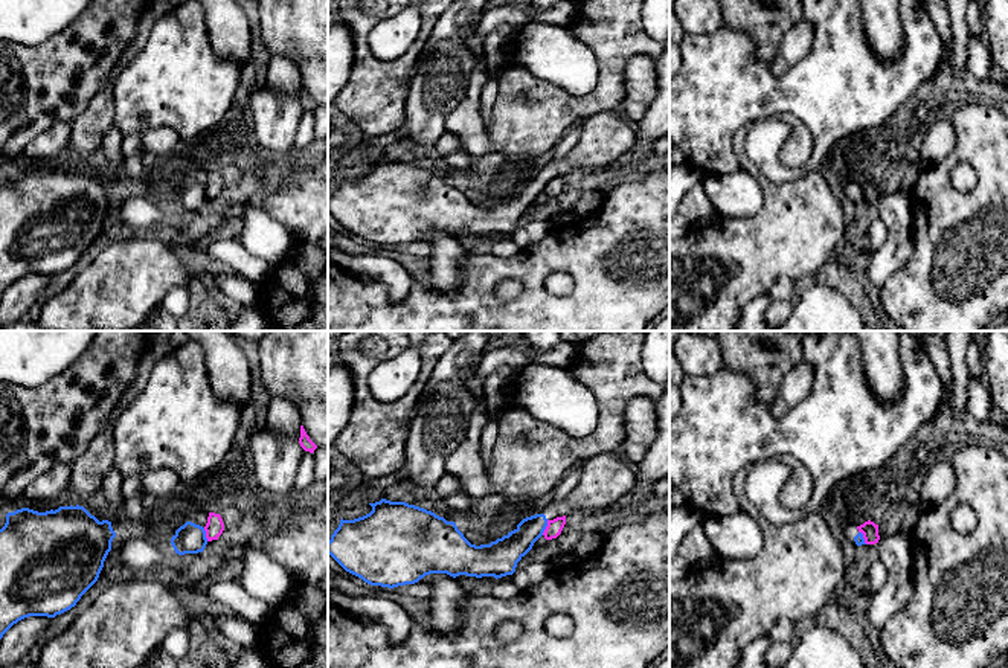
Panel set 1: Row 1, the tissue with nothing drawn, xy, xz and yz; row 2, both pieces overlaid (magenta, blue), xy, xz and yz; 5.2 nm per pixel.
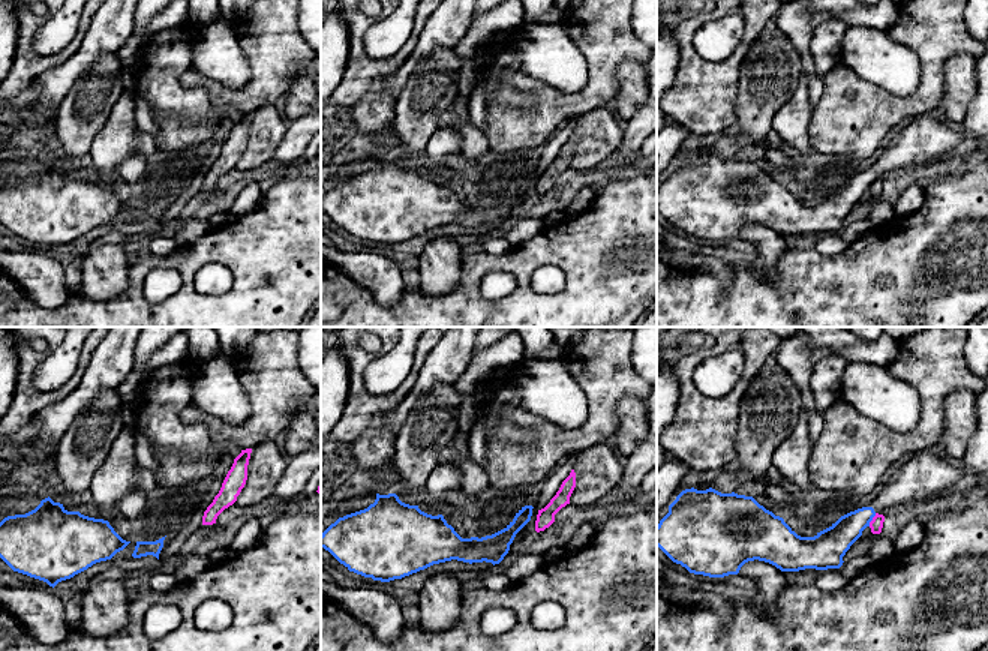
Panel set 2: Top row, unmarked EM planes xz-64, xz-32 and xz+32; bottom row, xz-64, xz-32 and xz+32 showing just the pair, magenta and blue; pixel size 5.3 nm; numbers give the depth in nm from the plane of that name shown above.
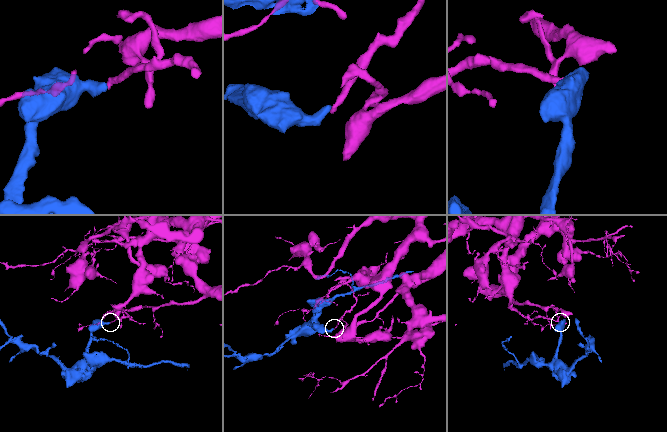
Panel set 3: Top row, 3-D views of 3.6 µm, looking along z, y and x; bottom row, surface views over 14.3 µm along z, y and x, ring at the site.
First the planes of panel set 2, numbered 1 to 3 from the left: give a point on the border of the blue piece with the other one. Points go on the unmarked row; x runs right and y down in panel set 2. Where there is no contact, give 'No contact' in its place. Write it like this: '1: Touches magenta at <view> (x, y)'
1: No contact
2: No contact
3: Touches magenta at xz+32 (873, 183)

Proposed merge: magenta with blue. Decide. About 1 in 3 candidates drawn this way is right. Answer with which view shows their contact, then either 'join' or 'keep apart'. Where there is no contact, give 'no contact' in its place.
meets magenta in xz; keep apart

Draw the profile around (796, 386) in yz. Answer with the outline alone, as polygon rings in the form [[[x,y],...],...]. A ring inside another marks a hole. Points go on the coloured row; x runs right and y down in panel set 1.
[[[801,361],[784,378],[775,403],[770,410],[773,416],[781,418],[802,400],[805,400],[813,386],[814,369],[810,363]]]

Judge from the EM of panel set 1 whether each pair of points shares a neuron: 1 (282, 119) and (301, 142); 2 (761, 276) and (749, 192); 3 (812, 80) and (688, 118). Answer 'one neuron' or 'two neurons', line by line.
1: two neurons
2: two neurons
3: one neuron

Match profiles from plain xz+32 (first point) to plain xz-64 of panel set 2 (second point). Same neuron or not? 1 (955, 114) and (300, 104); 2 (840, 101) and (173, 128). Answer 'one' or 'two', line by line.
1: one
2: one

